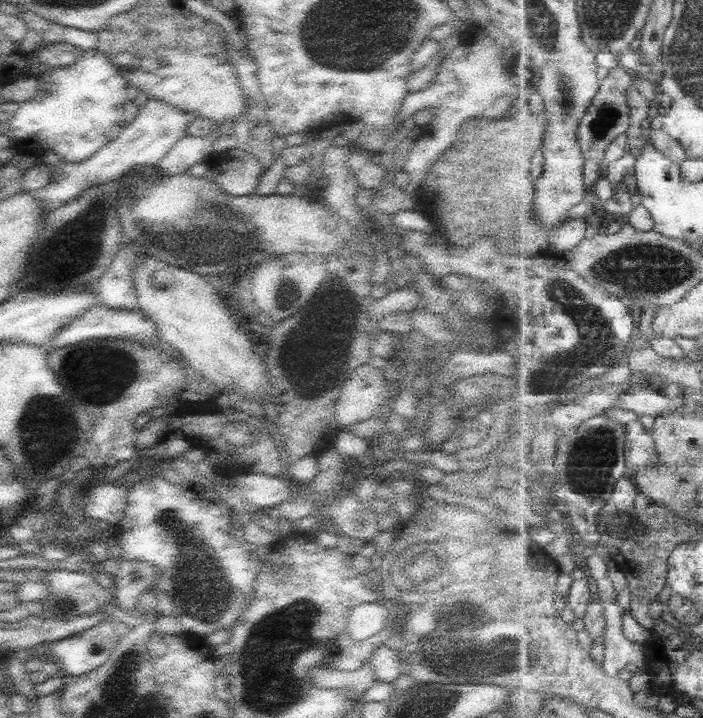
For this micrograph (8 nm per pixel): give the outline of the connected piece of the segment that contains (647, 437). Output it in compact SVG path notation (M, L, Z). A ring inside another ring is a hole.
M639 419L629 421L626 424L626 431L626 465L629 468L629 475L633 477L633 474L639 471L646 471L651 467L657 468L661 460L653 434L645 430Z

